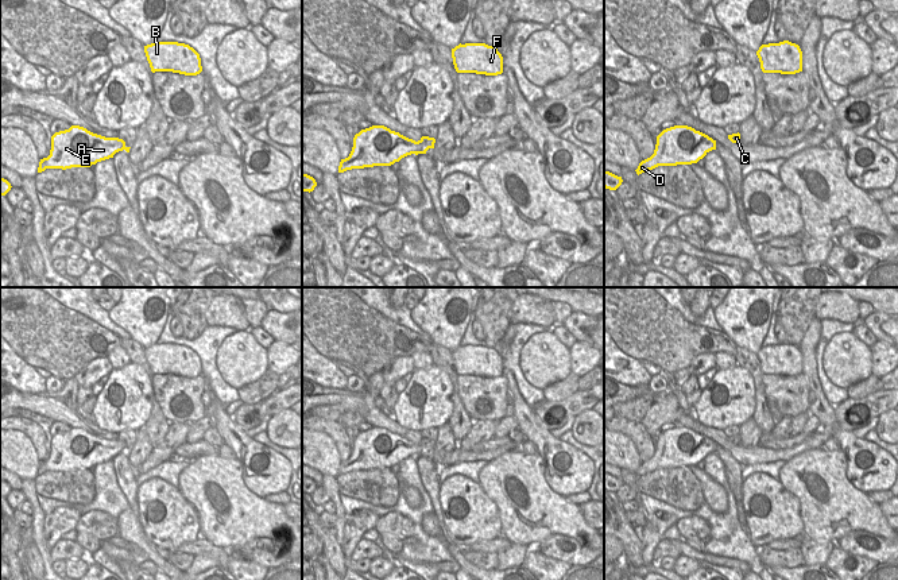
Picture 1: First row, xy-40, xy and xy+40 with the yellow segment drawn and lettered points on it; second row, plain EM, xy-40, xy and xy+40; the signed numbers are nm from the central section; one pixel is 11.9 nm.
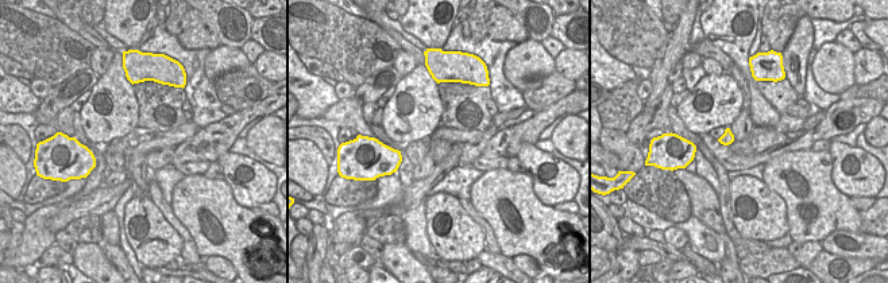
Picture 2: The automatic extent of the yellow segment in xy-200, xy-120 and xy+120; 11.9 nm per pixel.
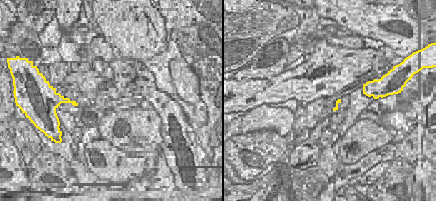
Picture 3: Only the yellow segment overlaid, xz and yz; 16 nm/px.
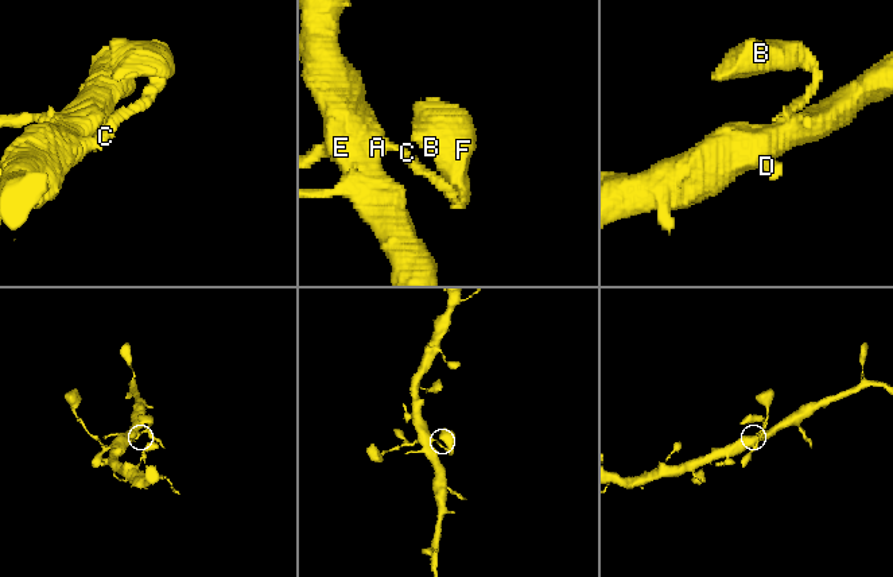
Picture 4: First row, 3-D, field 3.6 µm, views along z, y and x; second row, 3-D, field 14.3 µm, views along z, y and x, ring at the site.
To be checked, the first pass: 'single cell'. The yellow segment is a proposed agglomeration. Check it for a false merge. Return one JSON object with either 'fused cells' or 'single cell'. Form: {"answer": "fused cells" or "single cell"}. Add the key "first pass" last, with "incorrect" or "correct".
{"answer": "single cell", "first pass": "correct"}

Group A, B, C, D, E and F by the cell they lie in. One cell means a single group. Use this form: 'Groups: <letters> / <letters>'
Groups: A B C D E F.

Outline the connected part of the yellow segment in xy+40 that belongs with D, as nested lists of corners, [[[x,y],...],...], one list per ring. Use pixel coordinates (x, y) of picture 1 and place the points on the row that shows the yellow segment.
[[[674,125],[657,136],[654,154],[642,161],[636,174],[646,173],[658,166],[692,165],[716,150],[716,140],[688,125]]]

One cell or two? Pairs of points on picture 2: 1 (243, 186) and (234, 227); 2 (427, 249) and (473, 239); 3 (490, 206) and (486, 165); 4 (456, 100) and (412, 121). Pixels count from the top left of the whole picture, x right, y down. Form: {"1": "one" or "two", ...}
{"1": "two", "2": "two", "3": "two", "4": "two"}

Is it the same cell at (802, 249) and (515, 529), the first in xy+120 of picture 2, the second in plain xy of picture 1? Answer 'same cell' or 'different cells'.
different cells

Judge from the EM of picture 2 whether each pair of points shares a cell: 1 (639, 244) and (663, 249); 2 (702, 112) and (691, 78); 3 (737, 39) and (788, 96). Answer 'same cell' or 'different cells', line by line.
1: same cell
2: different cells
3: different cells

